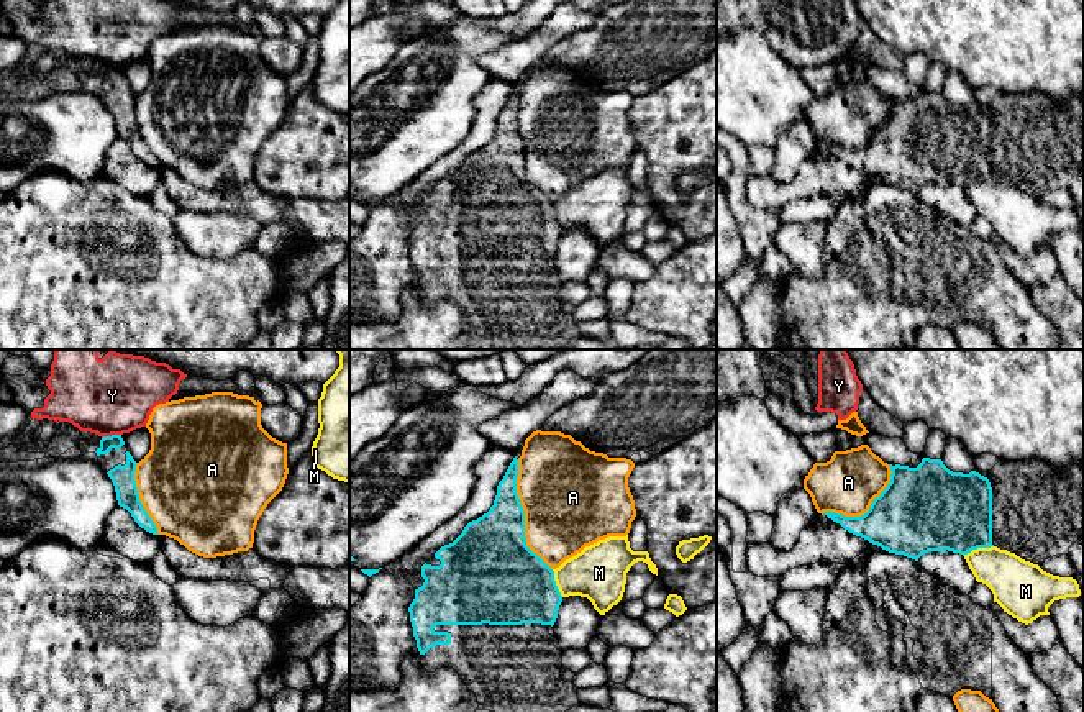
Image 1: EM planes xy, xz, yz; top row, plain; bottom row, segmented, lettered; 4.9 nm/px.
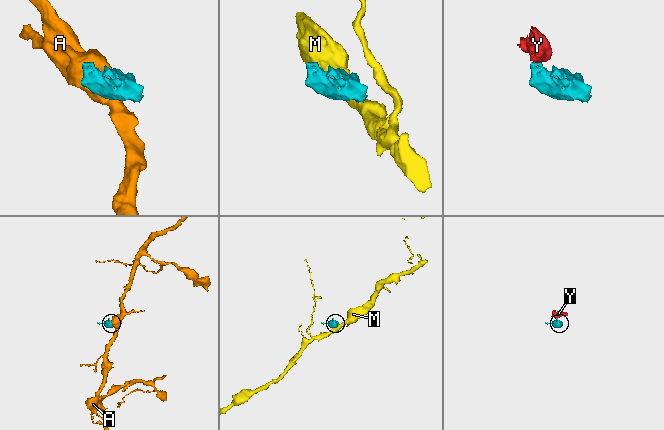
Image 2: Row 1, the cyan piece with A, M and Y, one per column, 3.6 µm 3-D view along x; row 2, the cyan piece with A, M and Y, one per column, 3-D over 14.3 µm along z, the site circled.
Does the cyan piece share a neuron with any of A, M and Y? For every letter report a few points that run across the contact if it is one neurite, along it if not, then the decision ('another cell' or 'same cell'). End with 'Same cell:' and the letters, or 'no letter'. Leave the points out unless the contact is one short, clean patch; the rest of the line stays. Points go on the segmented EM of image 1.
A: another cell
M: another cell
Y: line xy (120, 433), (102, 438); another cell
Same cell: no letter

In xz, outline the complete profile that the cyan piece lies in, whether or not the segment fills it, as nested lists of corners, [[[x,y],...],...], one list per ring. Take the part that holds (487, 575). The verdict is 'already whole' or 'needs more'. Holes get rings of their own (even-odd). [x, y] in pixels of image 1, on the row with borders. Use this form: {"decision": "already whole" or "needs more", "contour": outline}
{"decision": "needs more", "contour": [[[518,459],[510,463],[497,486],[494,505],[477,520],[469,522],[462,533],[441,546],[421,566],[421,581],[413,584],[415,599],[408,607],[421,666],[428,673],[453,668],[477,702],[490,712],[566,712],[579,704],[571,669],[562,666],[562,651],[554,646],[553,625],[562,596],[554,571],[526,546],[525,510],[517,494]]]}

